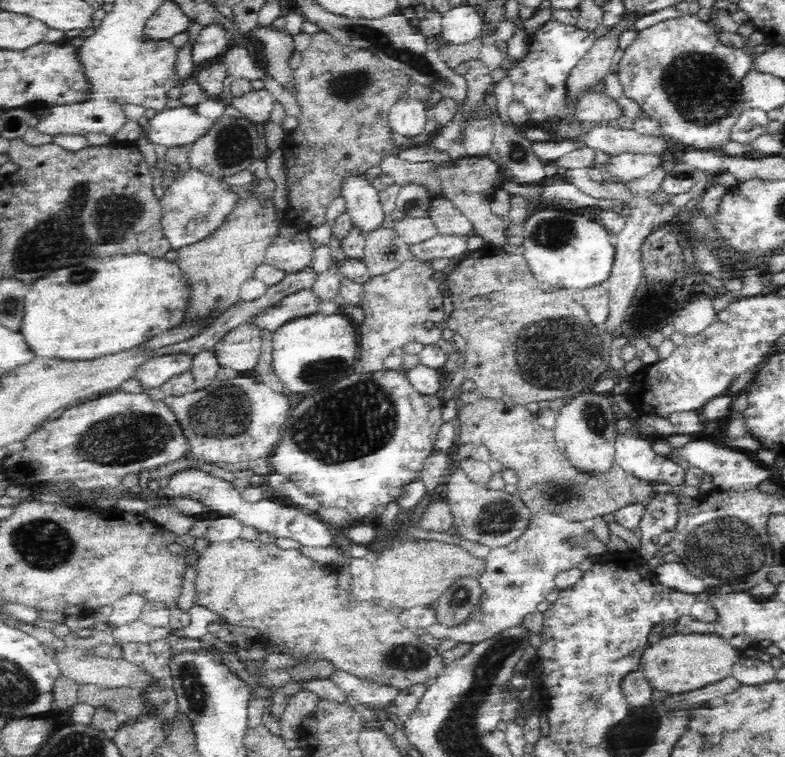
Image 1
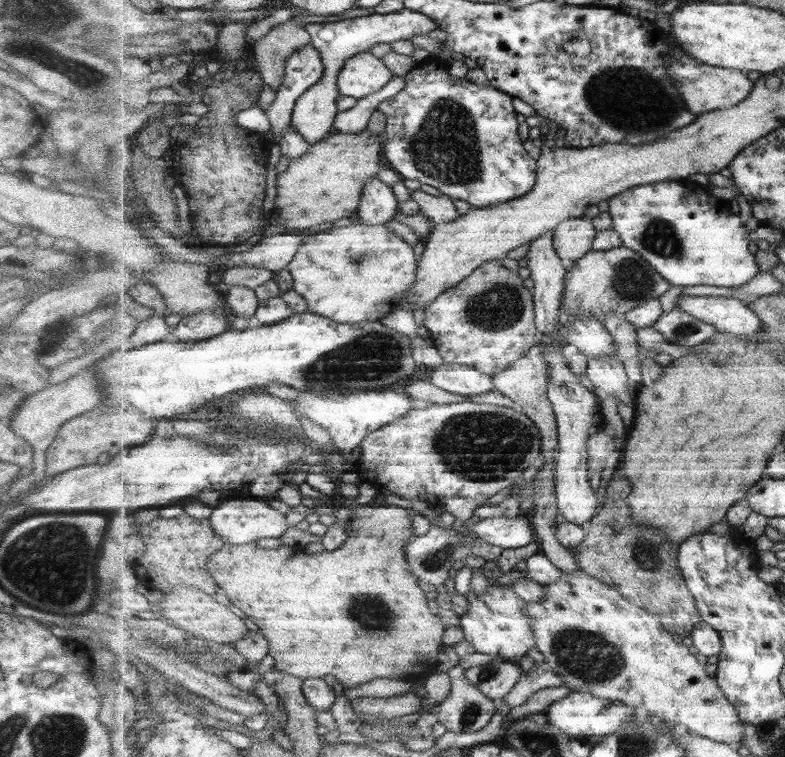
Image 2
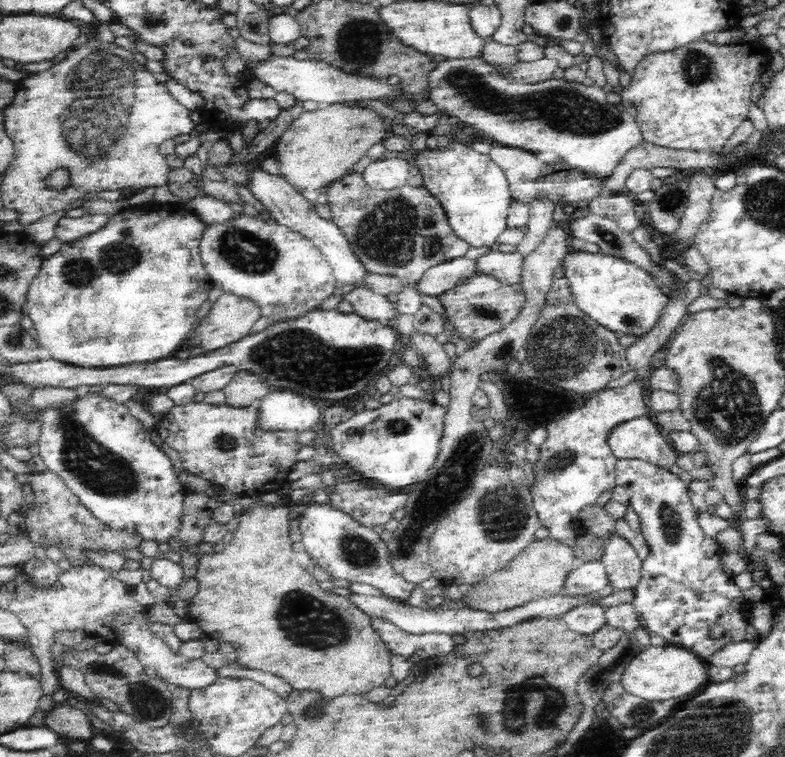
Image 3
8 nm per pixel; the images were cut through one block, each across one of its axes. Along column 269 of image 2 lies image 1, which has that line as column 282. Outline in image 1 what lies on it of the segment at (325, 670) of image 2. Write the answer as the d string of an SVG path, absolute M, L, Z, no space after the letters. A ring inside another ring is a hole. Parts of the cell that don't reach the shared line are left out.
M244 541L214 542L200 553L195 568L195 605L221 614L224 621L236 626L254 627L260 634L255 643L283 642L283 650L292 656L316 660L325 658L357 678L395 686L399 691L416 684L429 684L444 671L440 649L424 643L415 630L402 626L389 608L374 599L358 601L338 585L338 571L331 565L320 565L300 549L282 549L274 544Z

